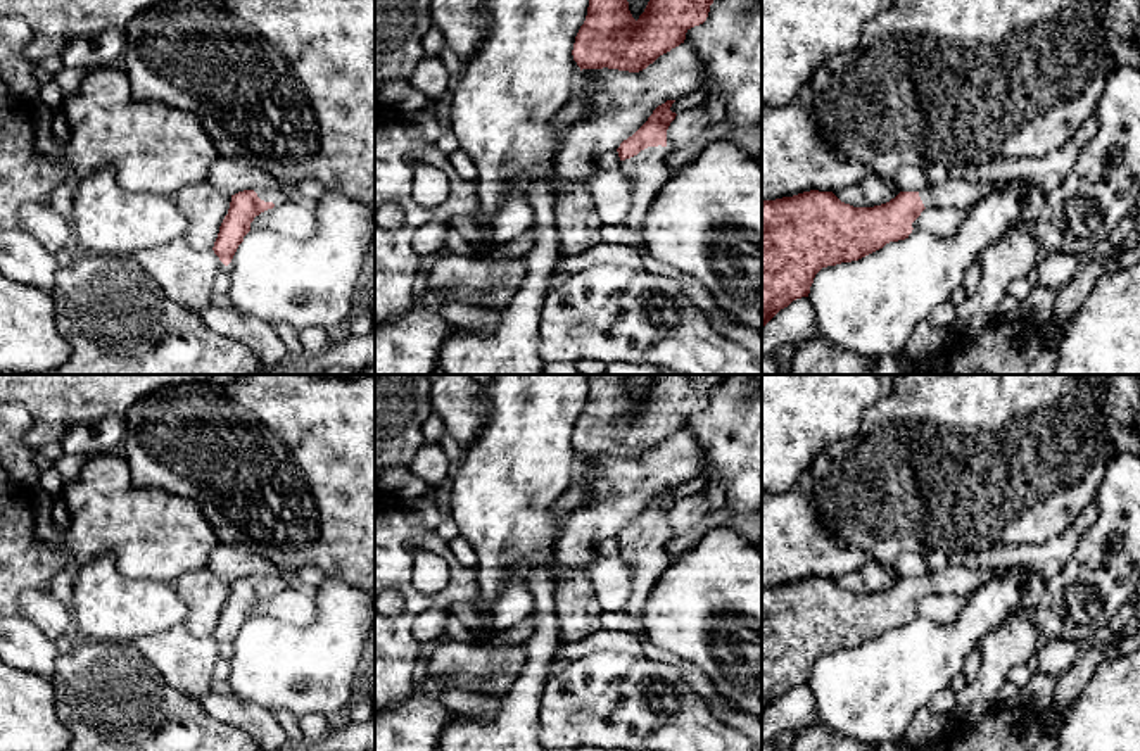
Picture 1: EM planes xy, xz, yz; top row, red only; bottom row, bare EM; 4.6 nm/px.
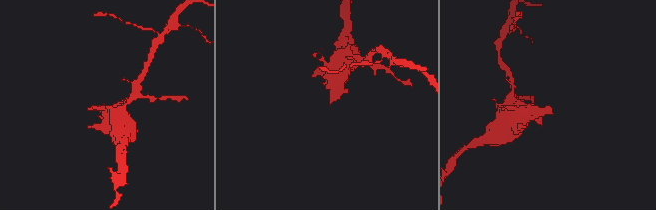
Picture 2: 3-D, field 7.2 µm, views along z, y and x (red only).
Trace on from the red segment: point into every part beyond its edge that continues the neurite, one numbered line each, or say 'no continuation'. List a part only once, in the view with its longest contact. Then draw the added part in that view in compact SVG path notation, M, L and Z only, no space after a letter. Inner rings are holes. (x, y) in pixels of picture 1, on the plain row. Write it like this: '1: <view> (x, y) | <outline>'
1: xz (648, 558) | M648 533L637 542L620 549L620 556L632 566L632 592L624 608L632 616L641 618L649 590L670 566L674 558L665 551L667 533Z

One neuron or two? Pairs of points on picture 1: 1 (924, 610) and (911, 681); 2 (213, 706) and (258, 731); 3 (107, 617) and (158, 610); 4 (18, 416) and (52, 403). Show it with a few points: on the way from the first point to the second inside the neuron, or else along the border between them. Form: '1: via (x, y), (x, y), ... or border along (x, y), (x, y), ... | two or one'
1: border along (962, 608), (947, 624), (914, 617) | two
2: via (223, 710), (239, 713), (247, 720) | one
3: via (120, 610), (145, 610) | one
4: border along (18, 401), (30, 415), (25, 441), (35, 451) | two

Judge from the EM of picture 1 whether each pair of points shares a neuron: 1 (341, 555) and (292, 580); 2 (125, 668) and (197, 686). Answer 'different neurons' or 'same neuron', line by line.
1: different neurons
2: different neurons

